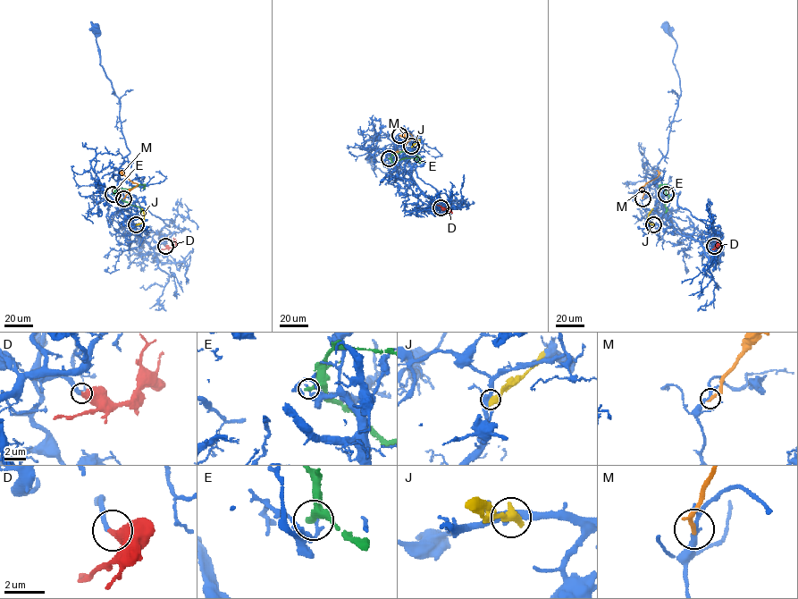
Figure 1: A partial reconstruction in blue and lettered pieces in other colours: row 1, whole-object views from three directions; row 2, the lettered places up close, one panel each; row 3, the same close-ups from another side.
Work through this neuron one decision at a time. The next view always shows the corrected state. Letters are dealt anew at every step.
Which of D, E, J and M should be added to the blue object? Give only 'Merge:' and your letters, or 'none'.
Merge: D

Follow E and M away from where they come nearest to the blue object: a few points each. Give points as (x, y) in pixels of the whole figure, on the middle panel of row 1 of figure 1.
E: (389, 158), (401, 151), (413, 152), (420, 160), (419, 162)
M: (398, 135), (403, 137), (407, 132), (413, 137), (402, 150), (398, 152), (398, 149)

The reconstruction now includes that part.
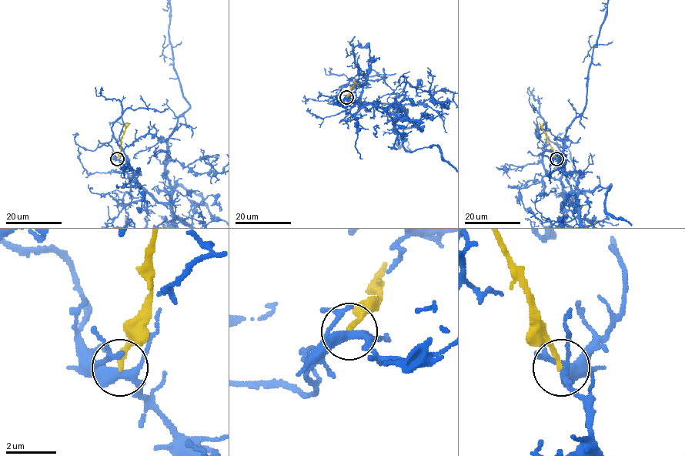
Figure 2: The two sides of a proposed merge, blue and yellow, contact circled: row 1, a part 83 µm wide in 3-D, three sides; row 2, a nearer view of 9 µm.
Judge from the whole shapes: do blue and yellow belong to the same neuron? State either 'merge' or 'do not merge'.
do not merge

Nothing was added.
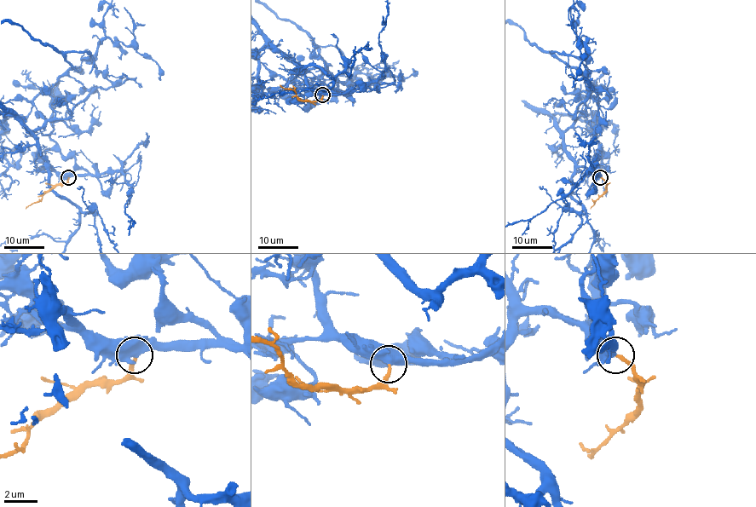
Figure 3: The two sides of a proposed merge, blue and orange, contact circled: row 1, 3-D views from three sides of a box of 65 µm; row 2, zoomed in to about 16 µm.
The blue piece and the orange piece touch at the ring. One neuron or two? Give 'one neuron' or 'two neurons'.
one neuron

